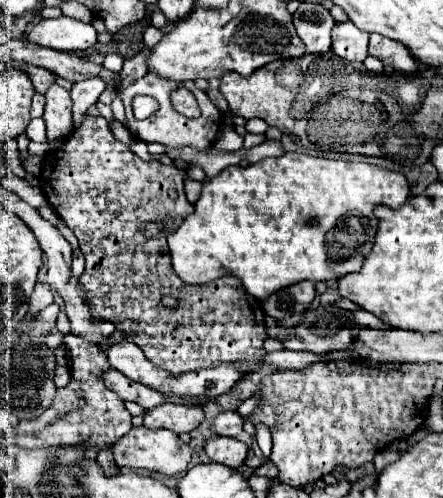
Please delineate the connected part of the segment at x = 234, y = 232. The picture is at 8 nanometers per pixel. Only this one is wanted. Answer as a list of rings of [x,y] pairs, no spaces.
[[[287,152],[279,158],[249,164],[247,168],[227,166],[219,176],[205,180],[195,212],[167,238],[173,270],[187,284],[207,284],[223,276],[235,276],[259,300],[295,282],[337,280],[345,274],[359,272],[365,256],[371,252],[377,232],[373,208],[377,204],[399,208],[407,196],[409,184],[403,174],[365,162],[325,160]]]

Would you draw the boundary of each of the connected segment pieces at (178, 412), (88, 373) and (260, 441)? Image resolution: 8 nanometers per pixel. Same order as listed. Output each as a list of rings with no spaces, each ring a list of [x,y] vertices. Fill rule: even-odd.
[[[159,404],[153,410],[147,410],[143,416],[143,426],[149,430],[167,428],[175,434],[191,432],[203,422],[201,408],[189,408],[181,404]]]
[[[67,336],[67,348],[71,352],[71,382],[65,388],[57,390],[55,404],[43,412],[39,420],[23,420],[13,430],[5,432],[5,440],[19,448],[49,448],[49,446],[71,446],[81,440],[91,440],[97,450],[103,450],[107,444],[117,442],[127,434],[131,424],[131,414],[125,410],[123,400],[115,392],[107,390],[101,374],[109,368],[107,358],[99,352],[95,344],[83,344],[75,336]]]
[[[257,426],[257,444],[259,448],[261,448],[261,452],[263,452],[263,456],[265,458],[269,458],[271,456],[272,450],[272,438],[271,434],[267,432],[267,428],[263,428],[263,426]]]

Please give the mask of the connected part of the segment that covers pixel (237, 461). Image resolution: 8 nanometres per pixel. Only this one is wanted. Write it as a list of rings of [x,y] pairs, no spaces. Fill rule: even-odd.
[[[211,436],[203,444],[203,450],[213,462],[221,462],[229,468],[239,468],[249,452],[249,448],[241,440],[227,436]]]

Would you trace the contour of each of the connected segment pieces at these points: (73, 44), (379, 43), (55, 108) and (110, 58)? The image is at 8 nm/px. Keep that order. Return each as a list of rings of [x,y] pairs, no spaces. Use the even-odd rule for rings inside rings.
[[[59,16],[53,20],[37,22],[33,30],[27,34],[27,40],[53,50],[75,52],[91,48],[97,42],[97,32],[91,24],[85,24],[69,16]]]
[[[371,34],[371,42],[369,42],[369,56],[379,58],[385,66],[393,66],[395,70],[401,72],[415,72],[421,64],[409,56],[407,48],[395,40],[383,38],[381,34]]]
[[[53,84],[47,90],[47,104],[45,104],[45,126],[47,126],[47,140],[61,140],[65,138],[71,130],[71,98],[69,92],[57,84]]]
[[[107,54],[105,56],[105,62],[103,62],[103,66],[107,68],[107,70],[111,70],[111,72],[121,72],[121,68],[123,68],[123,58],[119,56],[119,54]]]

